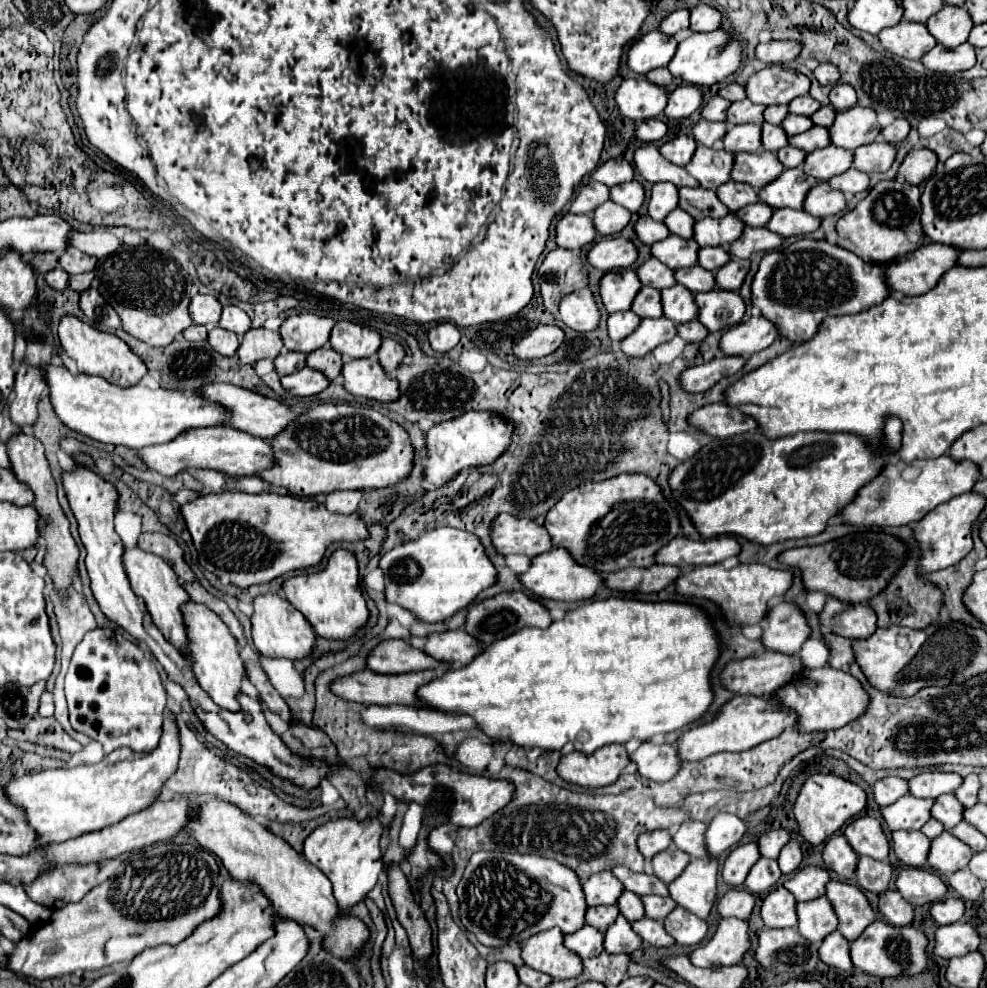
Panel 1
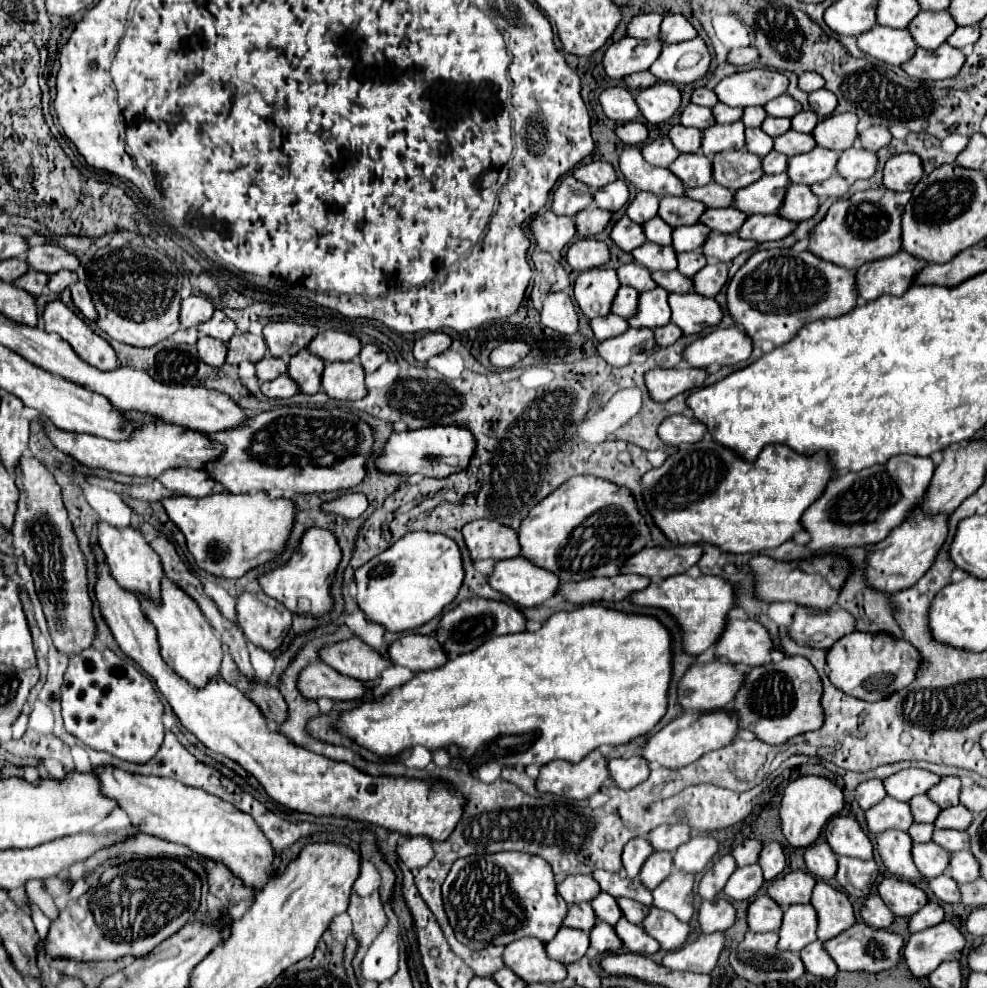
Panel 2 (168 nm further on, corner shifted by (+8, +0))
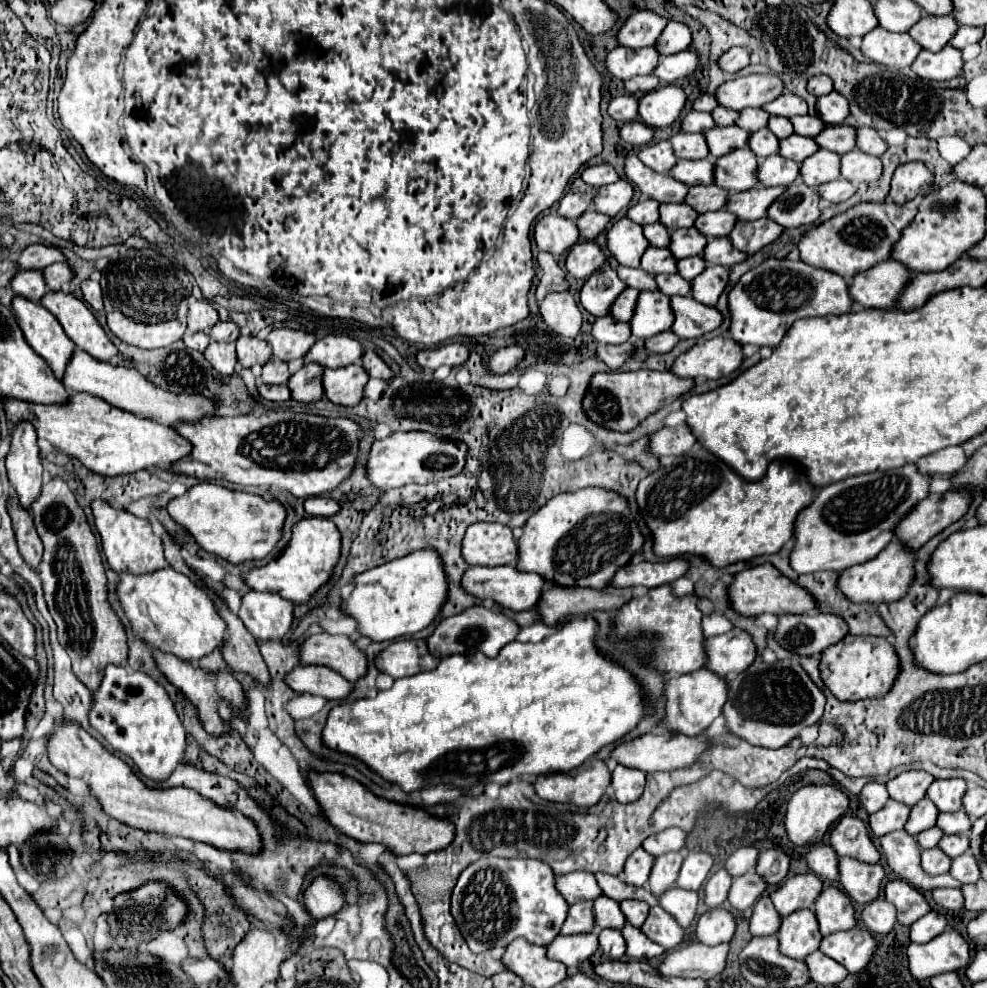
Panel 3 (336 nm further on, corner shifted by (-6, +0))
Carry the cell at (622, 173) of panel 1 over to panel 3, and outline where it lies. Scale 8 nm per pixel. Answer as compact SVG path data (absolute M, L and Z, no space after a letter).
M598 164L598 166L588 166L588 168L582 172L582 180L588 182L590 186L594 186L594 188L600 188L600 186L618 182L620 176L618 176L618 172L614 170L614 166L610 166L610 164Z

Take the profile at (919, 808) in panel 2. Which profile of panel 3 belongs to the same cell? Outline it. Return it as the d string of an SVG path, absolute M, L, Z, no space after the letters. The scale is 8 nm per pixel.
M922 798L910 812L910 818L906 822L906 832L916 836L918 832L926 830L926 828L932 828L936 826L936 818L938 818L938 808L928 800L928 798Z

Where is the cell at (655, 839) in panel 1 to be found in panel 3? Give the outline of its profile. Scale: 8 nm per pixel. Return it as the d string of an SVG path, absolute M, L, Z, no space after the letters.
M642 848L634 850L624 866L626 882L632 886L644 886L648 882L648 874L652 870L652 864L654 864L652 854L646 854L646 850L642 850Z

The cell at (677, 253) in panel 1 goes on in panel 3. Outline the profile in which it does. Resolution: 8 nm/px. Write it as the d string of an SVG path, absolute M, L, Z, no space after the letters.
M650 246L644 256L642 256L642 268L650 274L674 274L678 268L676 268L676 260L674 256L670 254L668 248L656 248L656 246Z

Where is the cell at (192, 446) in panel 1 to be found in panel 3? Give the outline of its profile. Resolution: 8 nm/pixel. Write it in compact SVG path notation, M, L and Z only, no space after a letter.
M84 392L72 394L70 402L62 406L46 406L4 398L4 410L14 424L18 424L20 420L28 420L36 428L38 438L46 438L64 454L80 460L88 470L102 476L132 474L138 470L154 468L158 464L168 466L186 458L186 454L190 454L192 450L190 442L186 438L180 438L174 428L120 410L116 406L110 406L106 400L102 402L102 398Z

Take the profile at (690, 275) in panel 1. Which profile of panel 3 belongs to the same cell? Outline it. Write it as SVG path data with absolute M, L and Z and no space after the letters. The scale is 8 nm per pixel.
M658 274L656 284L660 292L670 294L670 296L676 296L676 294L690 296L690 290L692 290L692 284L680 278L680 274Z

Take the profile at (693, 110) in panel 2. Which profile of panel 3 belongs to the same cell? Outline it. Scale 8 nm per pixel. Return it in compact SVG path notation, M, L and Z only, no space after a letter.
M692 110L682 120L682 130L684 132L702 132L704 134L704 132L708 132L712 128L716 128L716 122L714 122L712 114L708 114L708 112Z

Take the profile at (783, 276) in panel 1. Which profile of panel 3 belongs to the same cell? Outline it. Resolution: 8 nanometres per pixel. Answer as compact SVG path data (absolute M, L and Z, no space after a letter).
M798 256L790 258L768 258L760 266L748 270L740 282L732 288L730 296L732 338L740 344L770 346L776 348L790 326L800 318L846 314L852 310L852 298L848 282L828 270L818 270L802 262Z

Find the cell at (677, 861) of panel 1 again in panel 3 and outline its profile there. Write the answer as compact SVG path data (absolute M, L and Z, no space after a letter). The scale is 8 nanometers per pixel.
M670 852L656 858L648 880L648 886L654 896L662 896L666 890L670 890L676 884L682 860L684 856L680 852Z

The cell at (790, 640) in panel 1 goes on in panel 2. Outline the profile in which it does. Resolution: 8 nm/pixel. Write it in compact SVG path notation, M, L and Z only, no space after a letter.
M726 620L724 632L716 642L714 656L740 666L768 666L772 642L766 628L754 620Z

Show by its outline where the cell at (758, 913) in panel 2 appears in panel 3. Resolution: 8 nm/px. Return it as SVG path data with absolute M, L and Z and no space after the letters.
M764 894L754 906L754 914L750 920L750 932L754 936L770 936L778 932L780 924L782 924L782 916L774 910L770 898Z

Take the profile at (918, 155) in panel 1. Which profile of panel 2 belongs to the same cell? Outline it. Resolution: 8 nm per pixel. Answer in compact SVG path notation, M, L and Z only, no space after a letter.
M896 154L884 166L884 186L894 192L912 190L922 176L922 162L916 154Z

